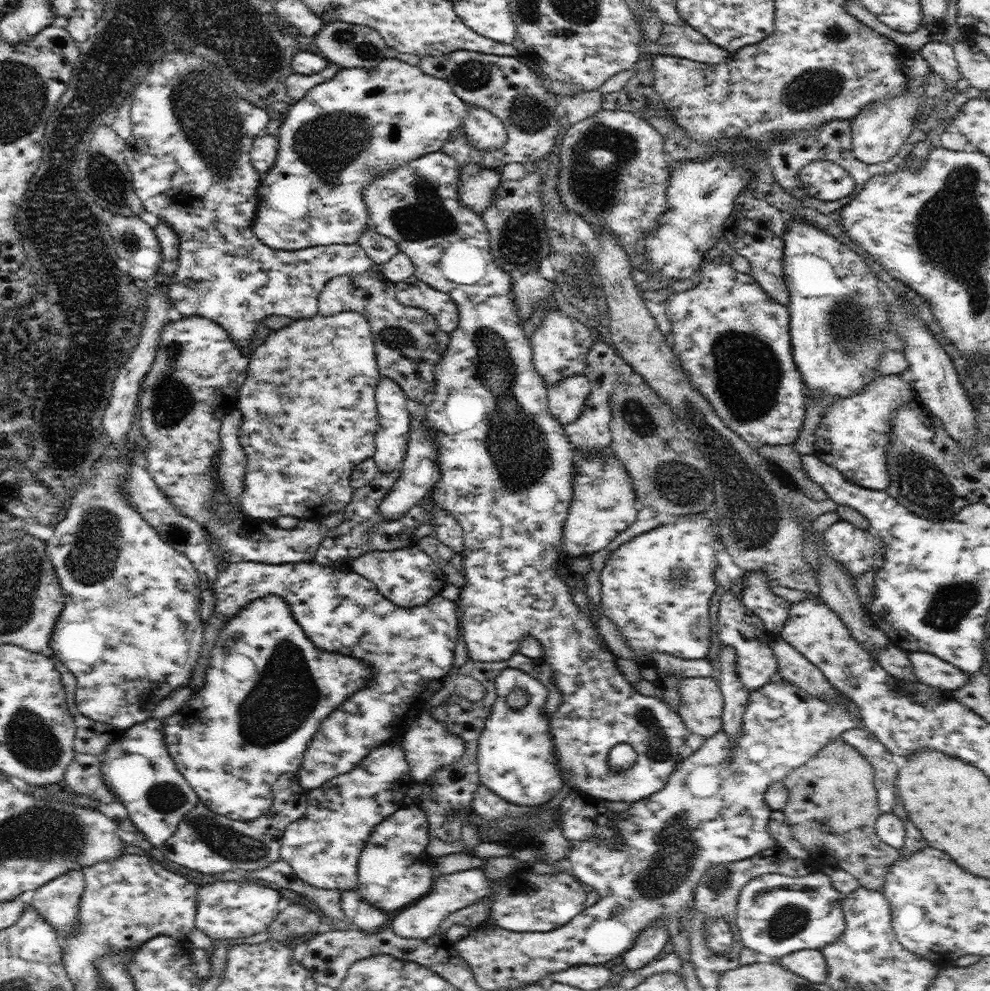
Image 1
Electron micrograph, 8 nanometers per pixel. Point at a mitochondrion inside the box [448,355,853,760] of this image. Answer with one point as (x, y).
(749, 501)

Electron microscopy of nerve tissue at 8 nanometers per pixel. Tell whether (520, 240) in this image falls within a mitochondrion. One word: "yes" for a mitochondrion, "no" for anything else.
yes

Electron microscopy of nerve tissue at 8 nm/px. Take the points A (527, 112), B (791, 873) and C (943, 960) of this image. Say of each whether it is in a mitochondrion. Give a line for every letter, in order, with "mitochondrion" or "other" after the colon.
A: mitochondrion
B: other
C: other

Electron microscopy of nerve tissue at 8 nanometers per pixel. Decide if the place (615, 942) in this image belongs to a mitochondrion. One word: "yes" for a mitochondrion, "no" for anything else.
no

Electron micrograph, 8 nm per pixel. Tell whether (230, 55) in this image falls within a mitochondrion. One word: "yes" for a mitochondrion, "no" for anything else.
yes

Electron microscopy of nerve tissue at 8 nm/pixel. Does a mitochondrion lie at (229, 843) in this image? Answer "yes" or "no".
yes

